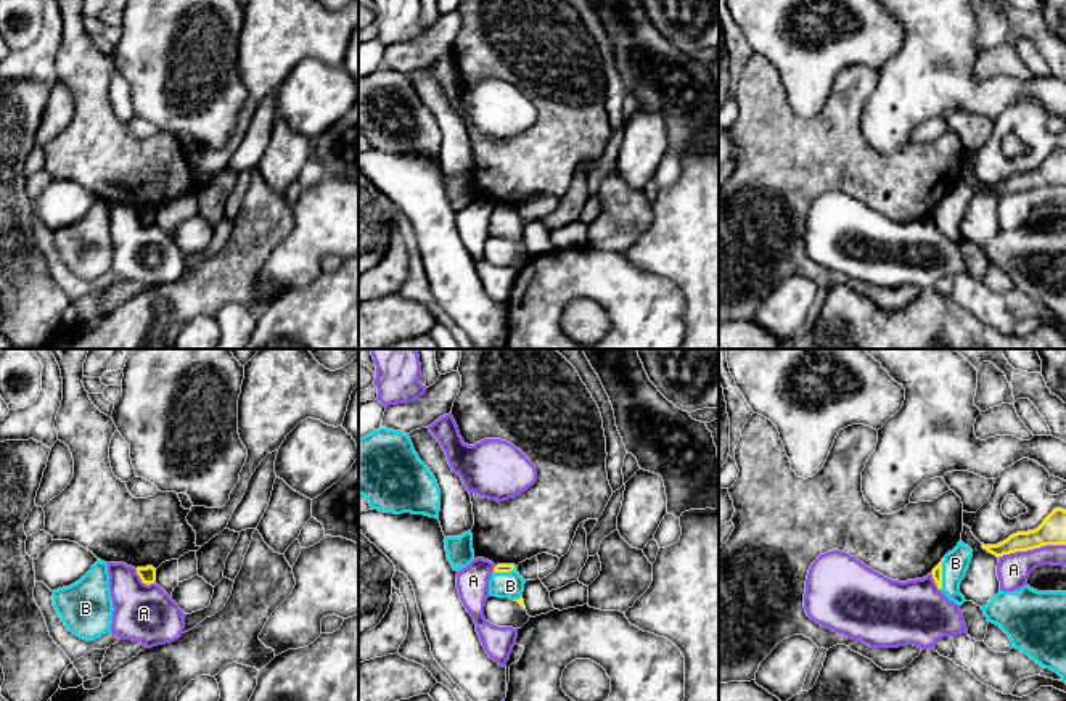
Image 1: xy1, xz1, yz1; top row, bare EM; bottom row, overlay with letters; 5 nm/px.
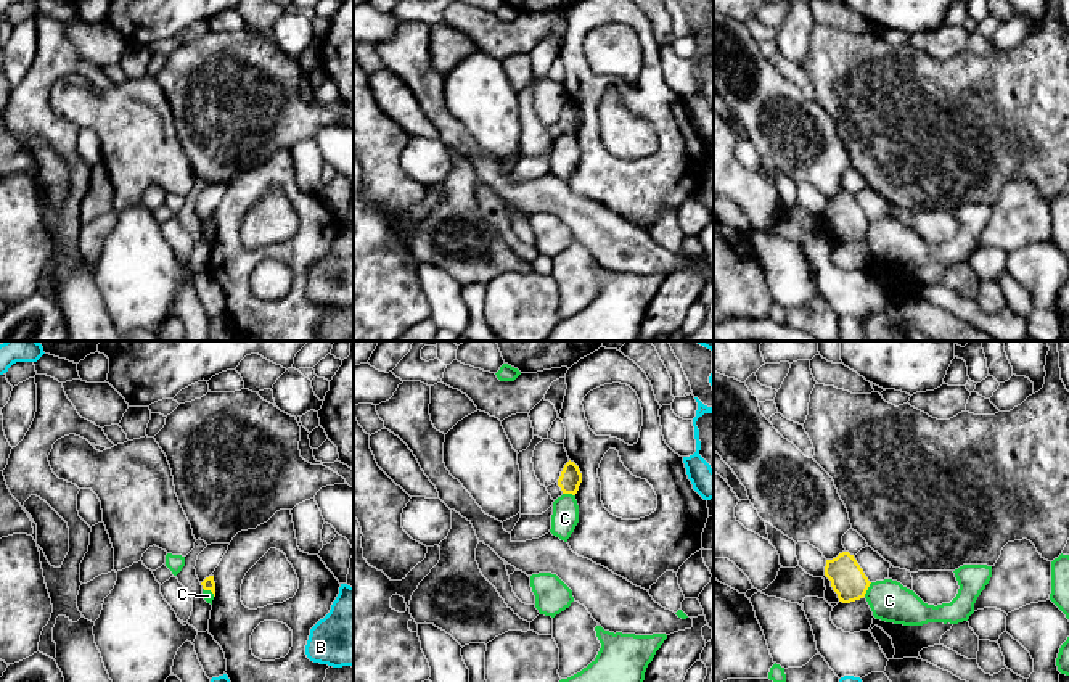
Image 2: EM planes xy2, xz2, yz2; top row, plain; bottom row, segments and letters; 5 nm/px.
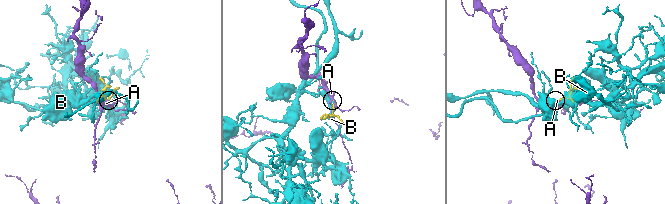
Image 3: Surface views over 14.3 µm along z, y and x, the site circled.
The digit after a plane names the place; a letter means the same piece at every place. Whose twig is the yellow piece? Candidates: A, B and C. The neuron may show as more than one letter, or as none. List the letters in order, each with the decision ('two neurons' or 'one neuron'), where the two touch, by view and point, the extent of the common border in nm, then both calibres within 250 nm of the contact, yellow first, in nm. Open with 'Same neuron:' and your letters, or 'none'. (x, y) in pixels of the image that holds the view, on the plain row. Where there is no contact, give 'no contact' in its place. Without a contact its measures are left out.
Same neuron: B
A: two neurons; meets yellow in yz1 at (1031, 188); contact 340 nm long; 140 nm thick on the yellow side, 170 nm on the other
B: one neuron; meets yellow in yz1 at (941, 214); contact 160 nm long; 50 nm thick on the yellow side, 130 nm on the other
C: two neurons; meets yellow in yz2 at (867, 229); contact 80 nm long; 180 nm thick on the yellow side, 200 nm on the other

